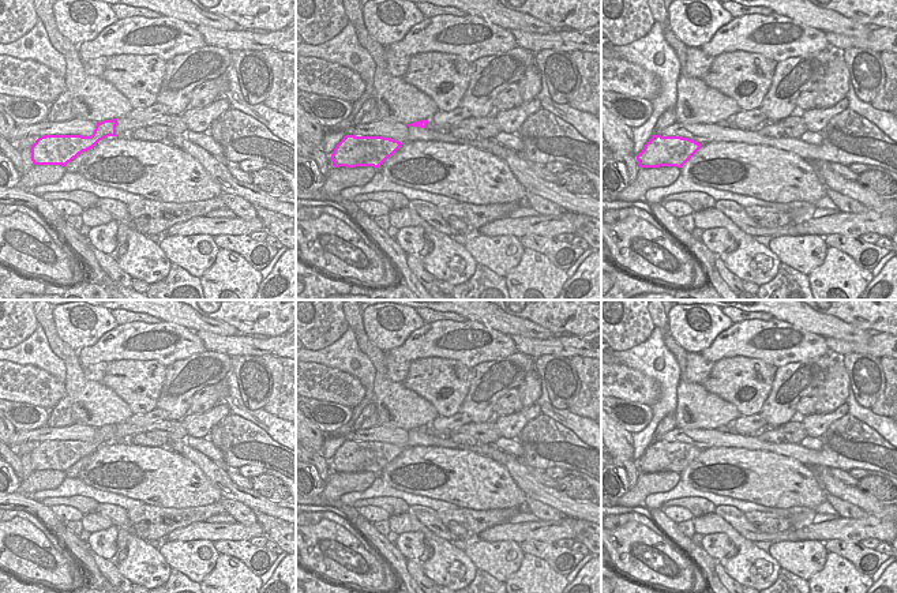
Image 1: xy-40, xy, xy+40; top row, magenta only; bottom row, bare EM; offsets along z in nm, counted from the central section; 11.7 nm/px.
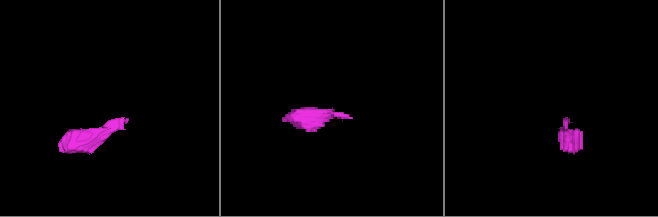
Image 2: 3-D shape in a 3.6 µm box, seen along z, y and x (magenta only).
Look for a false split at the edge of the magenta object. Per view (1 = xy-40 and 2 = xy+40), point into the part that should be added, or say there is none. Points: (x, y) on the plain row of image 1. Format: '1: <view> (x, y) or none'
1: none
2: none

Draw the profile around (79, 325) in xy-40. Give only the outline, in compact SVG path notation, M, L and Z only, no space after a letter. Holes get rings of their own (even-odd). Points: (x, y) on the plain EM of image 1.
M85 301L55 305L52 315L59 338L76 352L119 326L108 308Z

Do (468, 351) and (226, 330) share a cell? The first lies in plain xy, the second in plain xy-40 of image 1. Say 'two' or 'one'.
two

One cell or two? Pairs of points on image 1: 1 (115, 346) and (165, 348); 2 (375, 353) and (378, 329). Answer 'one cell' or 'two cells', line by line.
1: one cell
2: two cells

